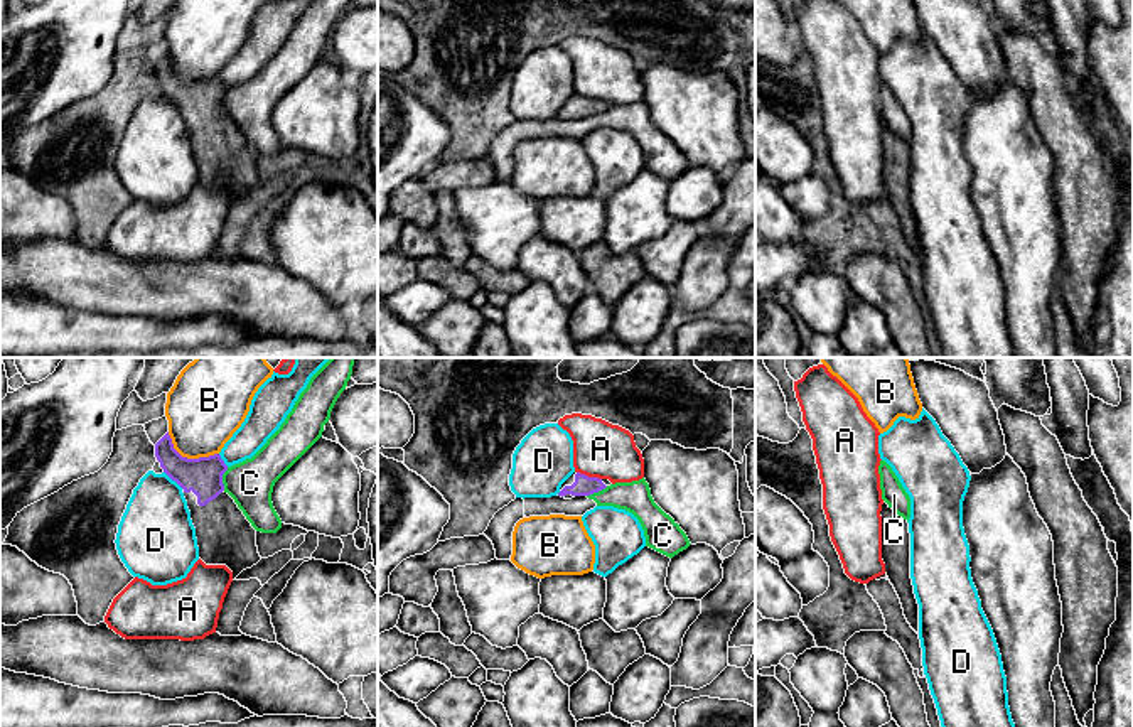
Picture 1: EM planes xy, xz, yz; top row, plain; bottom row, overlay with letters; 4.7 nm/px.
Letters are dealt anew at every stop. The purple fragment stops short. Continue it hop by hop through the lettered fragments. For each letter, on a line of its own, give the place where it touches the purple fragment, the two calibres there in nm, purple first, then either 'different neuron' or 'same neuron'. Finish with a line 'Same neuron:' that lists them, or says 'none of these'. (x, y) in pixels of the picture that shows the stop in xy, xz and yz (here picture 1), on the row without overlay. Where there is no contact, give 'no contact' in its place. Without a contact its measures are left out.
A: contact xz (587, 98); calibres 100 and 260 nm; different neuron
B: contact xy (189, 81); calibres 180 and 340 nm; different neuron
C: contact xy (221, 102); calibres 180 and 220 nm; different neuron
D: contact xy (174, 102); calibres 180 and 340 nm; different neuron
Same neuron: none of these

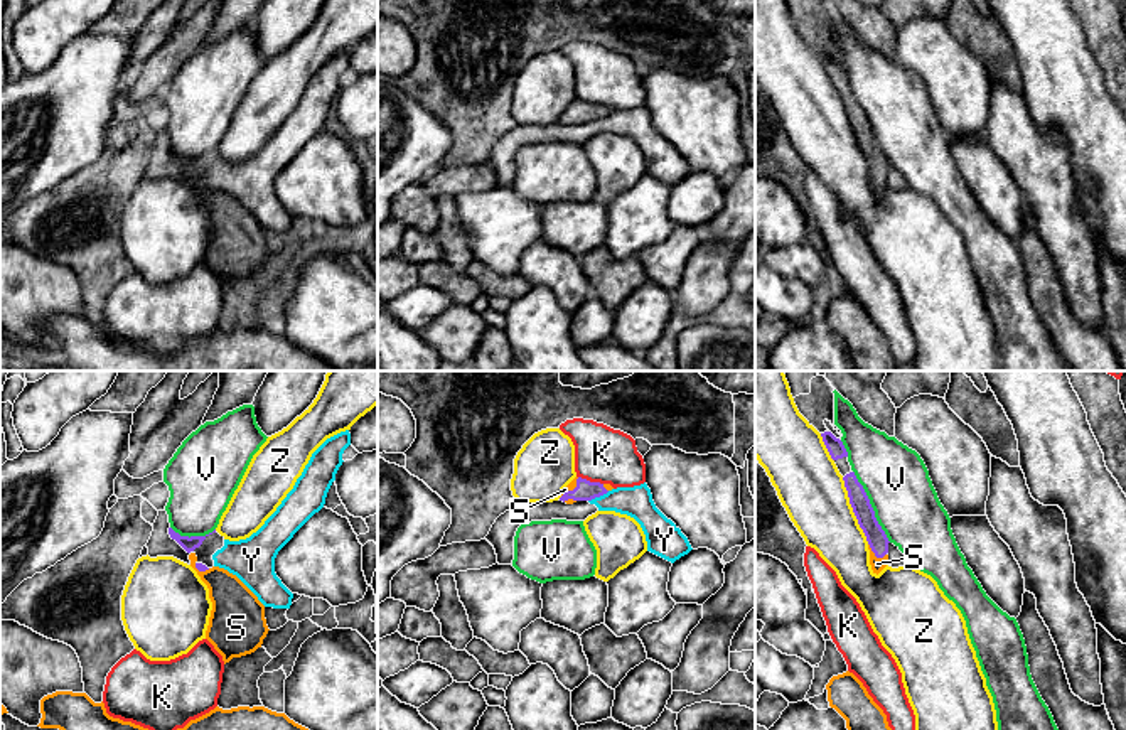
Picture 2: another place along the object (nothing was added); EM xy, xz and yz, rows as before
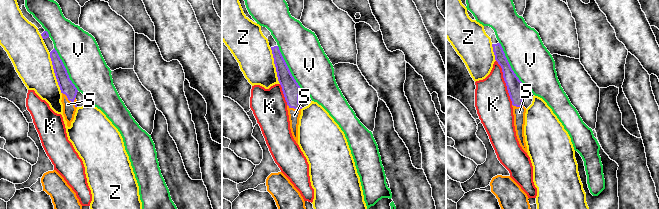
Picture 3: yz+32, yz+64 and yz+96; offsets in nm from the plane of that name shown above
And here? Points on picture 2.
K: contact xz (589, 103); calibres 100 and 260 nm; different neuron
S: contact yz (875, 177); calibres 90 and 60 nm; same neuron
V: contact yz (870, 128); calibres 90 and 320 nm; different neuron
Y: contact xz (599, 118); calibres 100 and 150 nm; different neuron
Z: contact yz (853, 134); calibres 90 and 320 nm; different neuron
Same neuron: S

